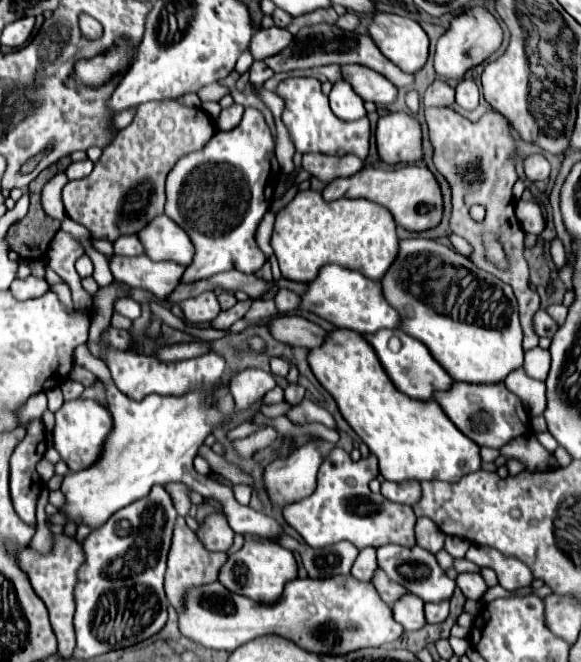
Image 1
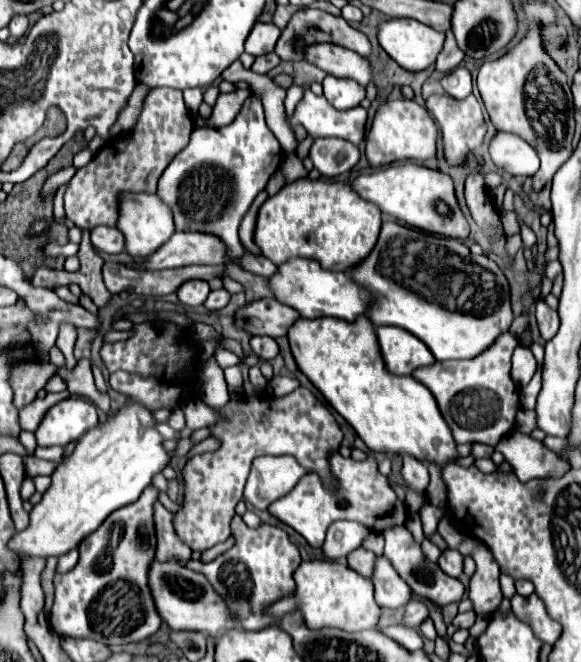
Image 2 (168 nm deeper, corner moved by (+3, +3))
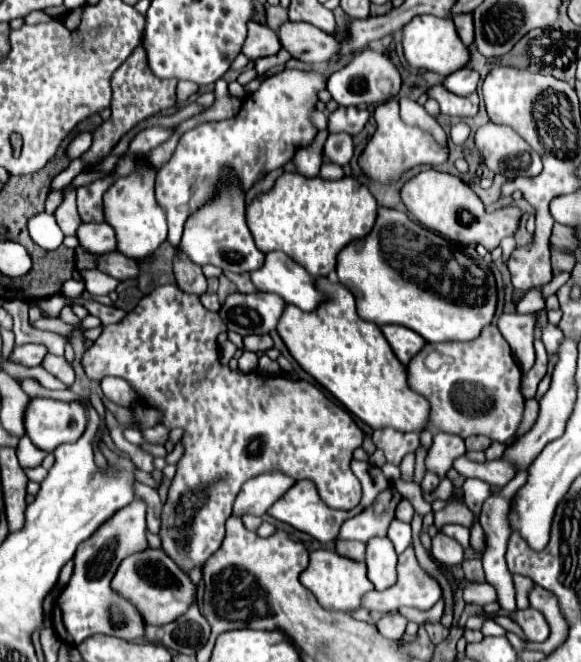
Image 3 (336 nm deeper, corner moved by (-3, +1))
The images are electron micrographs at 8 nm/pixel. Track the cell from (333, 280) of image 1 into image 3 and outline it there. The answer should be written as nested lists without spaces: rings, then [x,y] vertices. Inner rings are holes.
[[[280,252],[266,254],[264,266],[250,276],[260,292],[278,294],[304,312],[314,312],[328,300],[328,296],[316,288],[316,278],[294,258]]]

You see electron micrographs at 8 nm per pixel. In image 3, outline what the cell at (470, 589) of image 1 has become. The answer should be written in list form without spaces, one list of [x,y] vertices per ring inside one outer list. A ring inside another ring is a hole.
[[[440,532],[432,540],[432,554],[438,562],[442,562],[446,566],[458,566],[464,562],[464,548],[456,540],[452,540]]]

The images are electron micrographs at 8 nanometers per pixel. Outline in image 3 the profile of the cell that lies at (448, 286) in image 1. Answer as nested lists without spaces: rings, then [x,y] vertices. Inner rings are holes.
[[[380,208],[376,226],[364,242],[352,242],[344,254],[338,258],[336,278],[344,284],[356,298],[358,314],[364,320],[372,320],[378,326],[400,324],[418,332],[426,342],[472,342],[482,330],[494,322],[498,290],[496,280],[490,270],[490,258],[478,256],[474,246],[454,244],[444,240],[420,224],[412,222],[404,212]]]

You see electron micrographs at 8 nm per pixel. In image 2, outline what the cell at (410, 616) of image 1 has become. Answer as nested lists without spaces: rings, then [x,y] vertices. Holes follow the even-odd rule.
[[[384,554],[376,556],[372,584],[374,584],[374,598],[378,606],[400,608],[406,606],[410,600],[410,588],[404,584],[398,572],[394,572],[394,566],[390,564],[390,560],[386,560]]]

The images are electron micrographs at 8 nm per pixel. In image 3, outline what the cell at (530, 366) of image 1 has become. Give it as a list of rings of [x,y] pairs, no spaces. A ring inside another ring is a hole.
[[[532,398],[532,400],[526,400],[526,410],[524,410],[524,418],[522,418],[522,424],[520,424],[520,430],[516,432],[516,436],[522,436],[530,430],[530,426],[536,422],[536,416],[538,416],[538,400]]]

